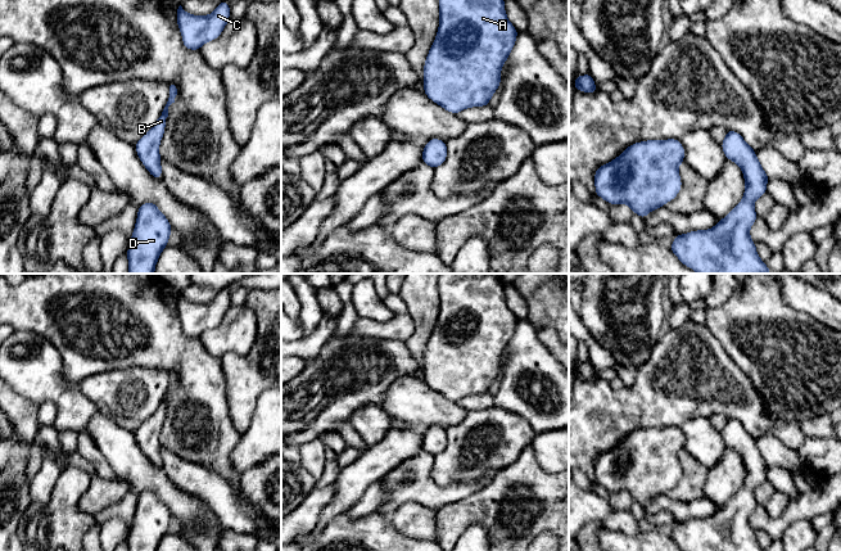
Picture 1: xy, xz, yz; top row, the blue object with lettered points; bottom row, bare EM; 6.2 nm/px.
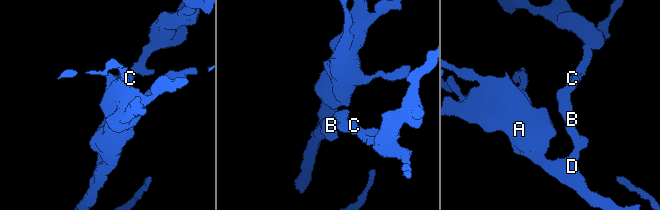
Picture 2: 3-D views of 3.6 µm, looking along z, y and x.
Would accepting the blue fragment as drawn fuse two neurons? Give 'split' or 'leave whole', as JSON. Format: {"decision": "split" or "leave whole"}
{"decision": "leave whole"}

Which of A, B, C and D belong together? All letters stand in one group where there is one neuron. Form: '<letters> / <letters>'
A B C D

